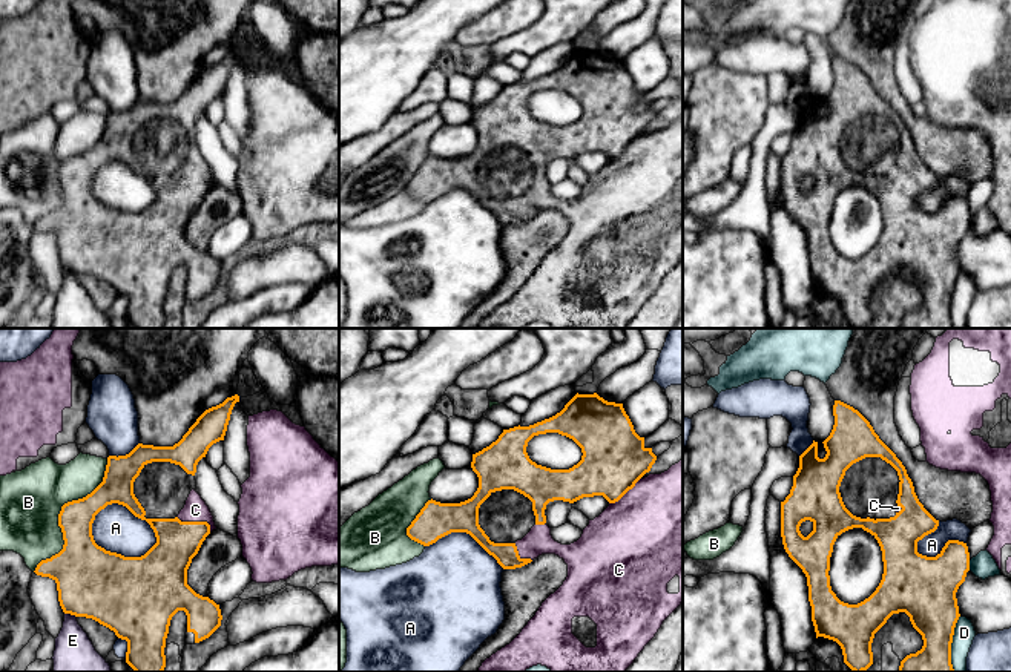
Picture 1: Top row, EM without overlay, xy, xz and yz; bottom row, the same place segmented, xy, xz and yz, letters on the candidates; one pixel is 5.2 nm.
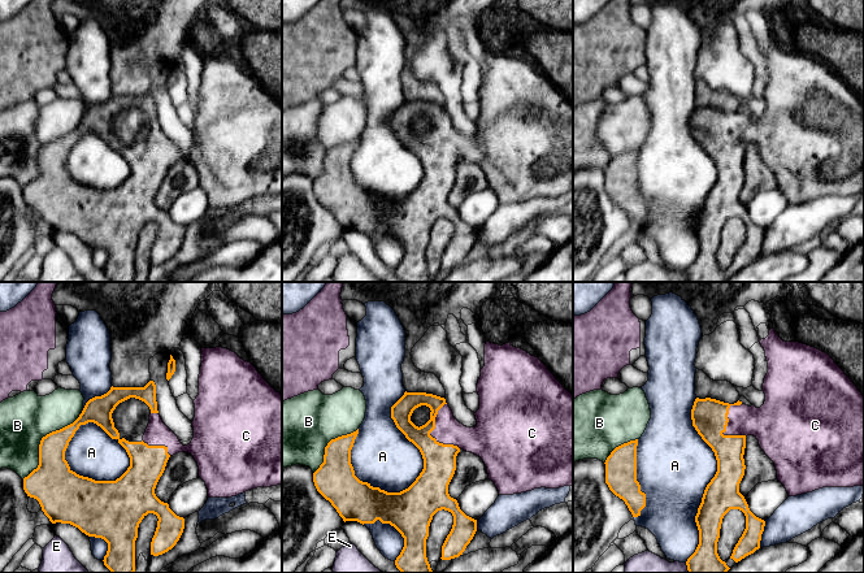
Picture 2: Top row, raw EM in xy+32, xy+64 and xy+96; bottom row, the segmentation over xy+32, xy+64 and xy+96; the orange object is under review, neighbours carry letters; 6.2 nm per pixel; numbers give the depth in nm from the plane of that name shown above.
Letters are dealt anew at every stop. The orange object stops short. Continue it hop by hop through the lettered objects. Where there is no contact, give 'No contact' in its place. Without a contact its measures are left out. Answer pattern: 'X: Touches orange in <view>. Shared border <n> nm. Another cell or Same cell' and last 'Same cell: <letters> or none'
A: Touches orange in xy. Shared border 360 nm. Another cell
B: Touches orange in xy. Shared border 700 nm. Another cell
C: Touches orange in xy. Shared border 200 nm. Same cell
D: Touches orange in yz. Shared border 300 nm. Another cell
E: Touches orange in xy. Shared border 70 nm. Another cell
Same cell: C

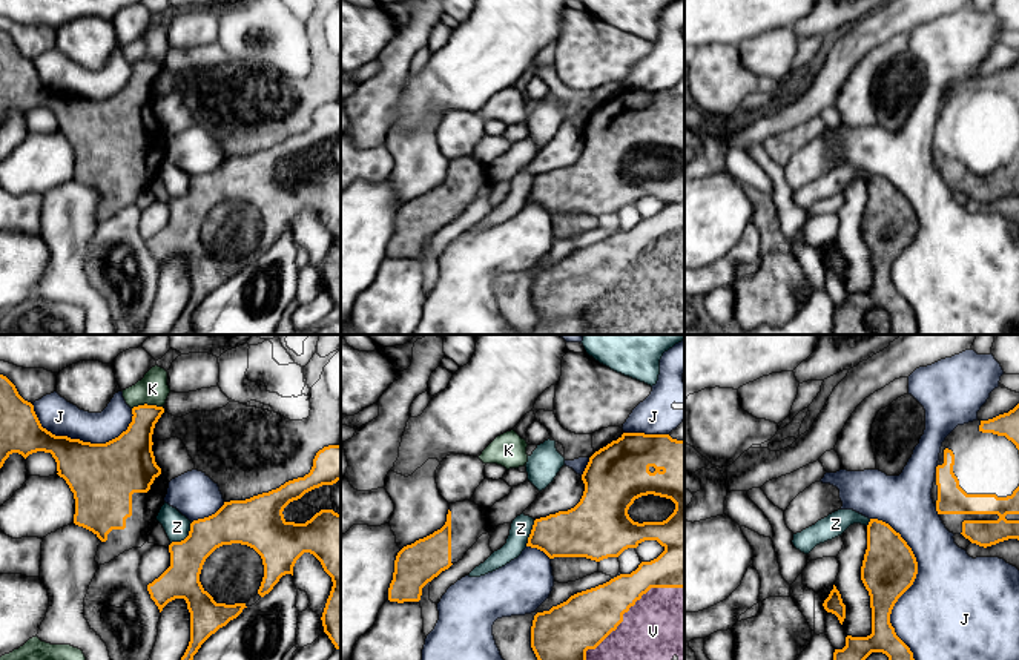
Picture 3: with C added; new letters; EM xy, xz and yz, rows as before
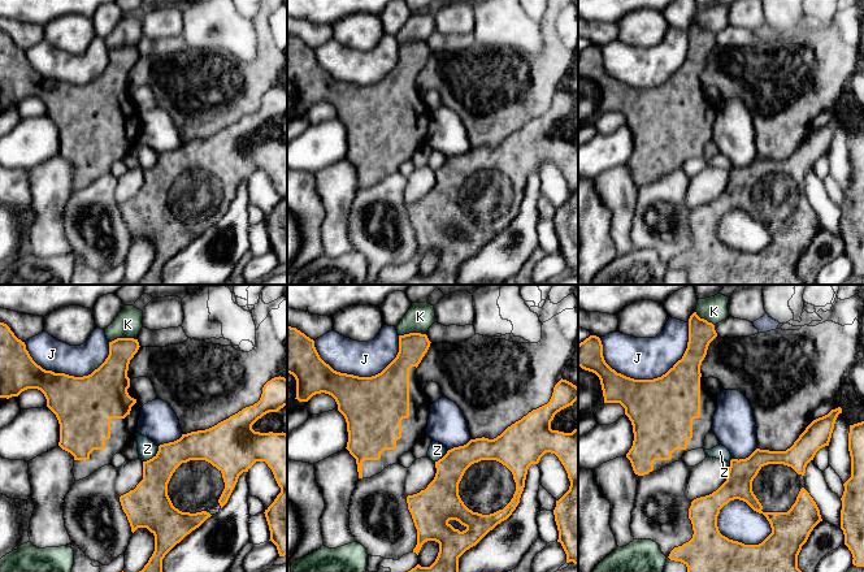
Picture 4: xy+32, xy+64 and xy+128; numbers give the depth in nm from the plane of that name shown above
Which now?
J: Touches orange in yz. Shared border 800 nm. Another cell
K: Touches orange in xy. Shared border 170 nm. Another cell
V: Touches orange in xz. Shared border 650 nm. Same cell
Z: Touches orange in xy. Shared border 170 nm. Another cell
Same cell: V

